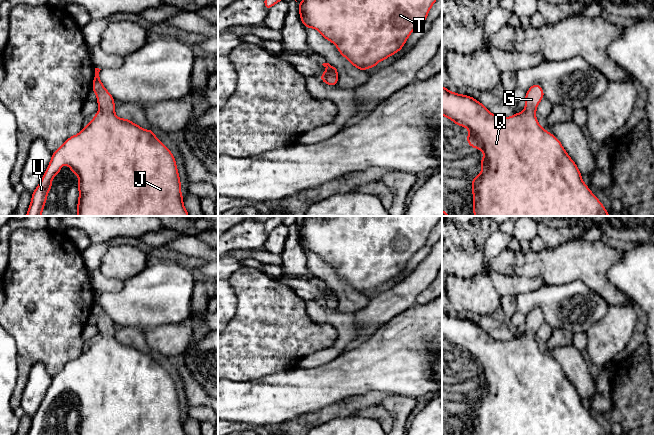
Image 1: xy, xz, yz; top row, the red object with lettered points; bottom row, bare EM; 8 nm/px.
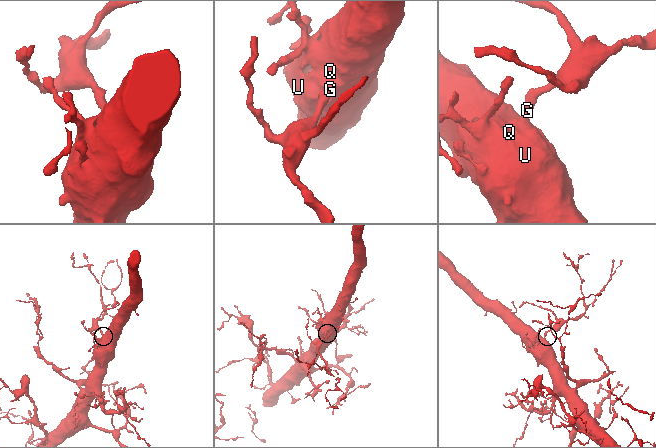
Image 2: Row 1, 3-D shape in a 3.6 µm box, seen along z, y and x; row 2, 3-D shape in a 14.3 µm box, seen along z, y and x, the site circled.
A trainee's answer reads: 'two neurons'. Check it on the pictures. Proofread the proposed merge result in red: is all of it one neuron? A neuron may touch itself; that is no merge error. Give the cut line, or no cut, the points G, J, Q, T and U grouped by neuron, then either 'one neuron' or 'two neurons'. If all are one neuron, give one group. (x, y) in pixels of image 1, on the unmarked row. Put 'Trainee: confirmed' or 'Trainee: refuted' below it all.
cut none; groups G J Q T U; one neuron
Trainee: refuted

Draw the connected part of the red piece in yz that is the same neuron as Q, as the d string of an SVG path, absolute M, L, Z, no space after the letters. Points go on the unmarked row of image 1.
M533 308L526 316L524 335L508 342L495 340L473 321L450 316L442 310L442 339L457 350L468 352L469 359L465 364L471 372L478 372L484 377L484 382L478 385L482 395L472 404L473 435L606 435L583 406L581 396L561 366L538 348L535 338L543 322L542 311Z

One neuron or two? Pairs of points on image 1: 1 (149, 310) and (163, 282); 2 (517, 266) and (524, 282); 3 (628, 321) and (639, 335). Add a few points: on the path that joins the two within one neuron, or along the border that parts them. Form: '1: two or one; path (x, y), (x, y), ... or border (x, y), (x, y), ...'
1: one; path (150, 303), (163, 289)
2: two; border (498, 272), (504, 275), (538, 276), (543, 283)
3: two; border (636, 307), (634, 332), (623, 350)

